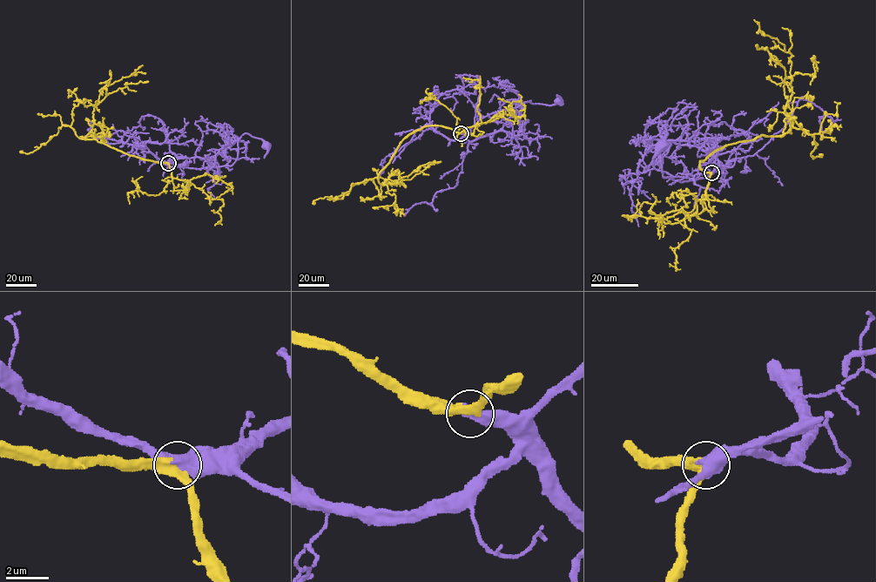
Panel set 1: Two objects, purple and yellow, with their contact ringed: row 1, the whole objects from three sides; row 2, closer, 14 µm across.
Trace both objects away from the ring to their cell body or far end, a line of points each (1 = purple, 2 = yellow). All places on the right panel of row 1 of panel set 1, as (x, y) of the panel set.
1: (711, 172), (688, 181), (664, 177), (660, 149), (664, 126), (667, 135), (659, 145)
2: (711, 172), (699, 165), (710, 153), (791, 126), (785, 111), (791, 55), (755, 20)

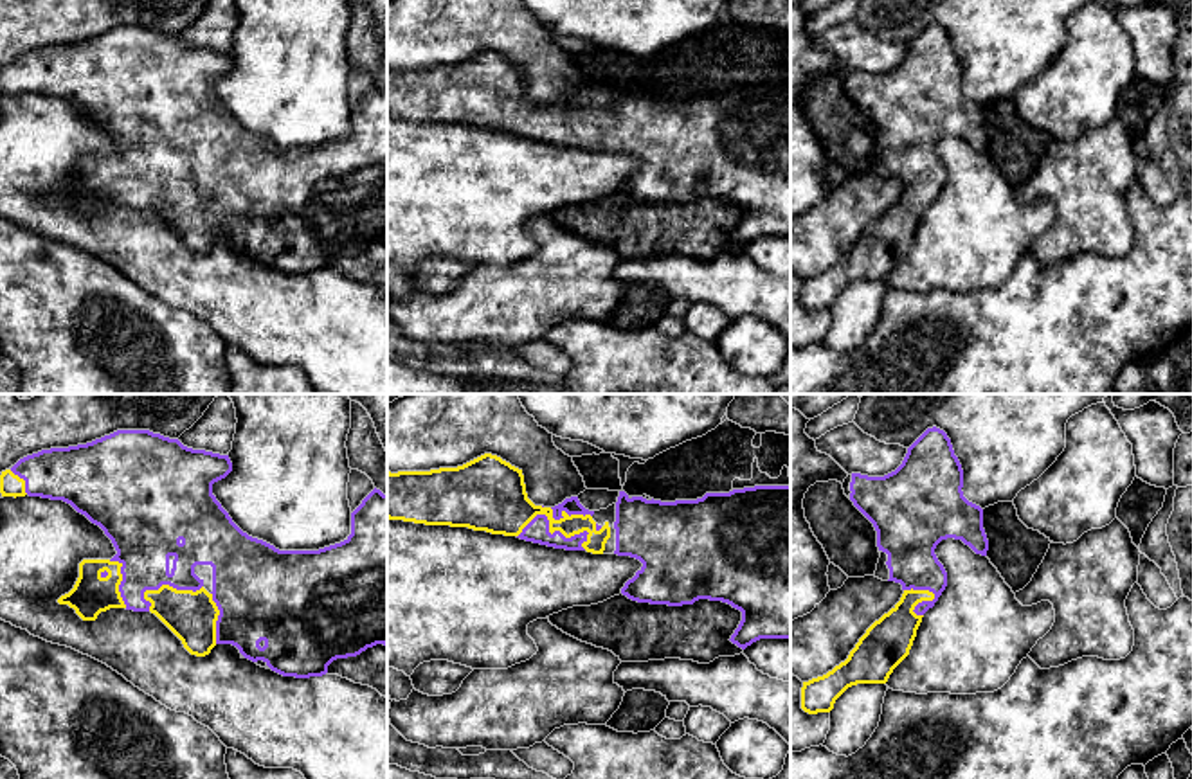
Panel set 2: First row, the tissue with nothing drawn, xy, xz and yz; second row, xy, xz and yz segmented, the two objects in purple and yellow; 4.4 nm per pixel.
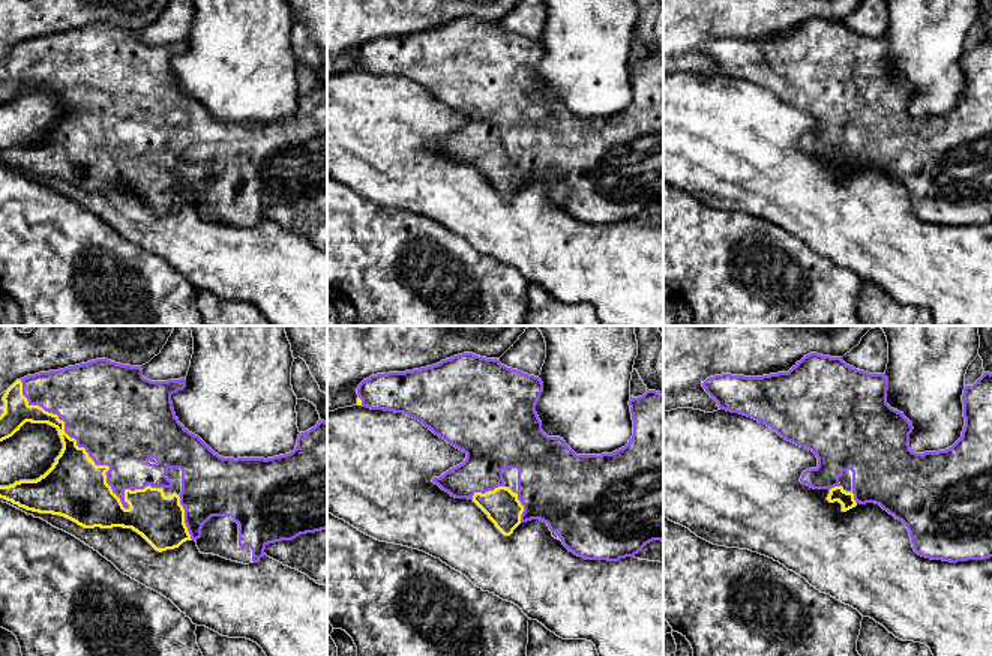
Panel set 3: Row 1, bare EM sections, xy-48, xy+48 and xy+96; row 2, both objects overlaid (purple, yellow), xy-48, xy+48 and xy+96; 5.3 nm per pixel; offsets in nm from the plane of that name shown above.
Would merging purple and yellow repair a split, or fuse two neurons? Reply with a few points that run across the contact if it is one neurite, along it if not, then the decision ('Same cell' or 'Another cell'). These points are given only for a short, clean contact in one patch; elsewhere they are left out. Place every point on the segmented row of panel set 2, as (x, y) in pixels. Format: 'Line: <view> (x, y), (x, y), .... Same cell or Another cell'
Same cell

